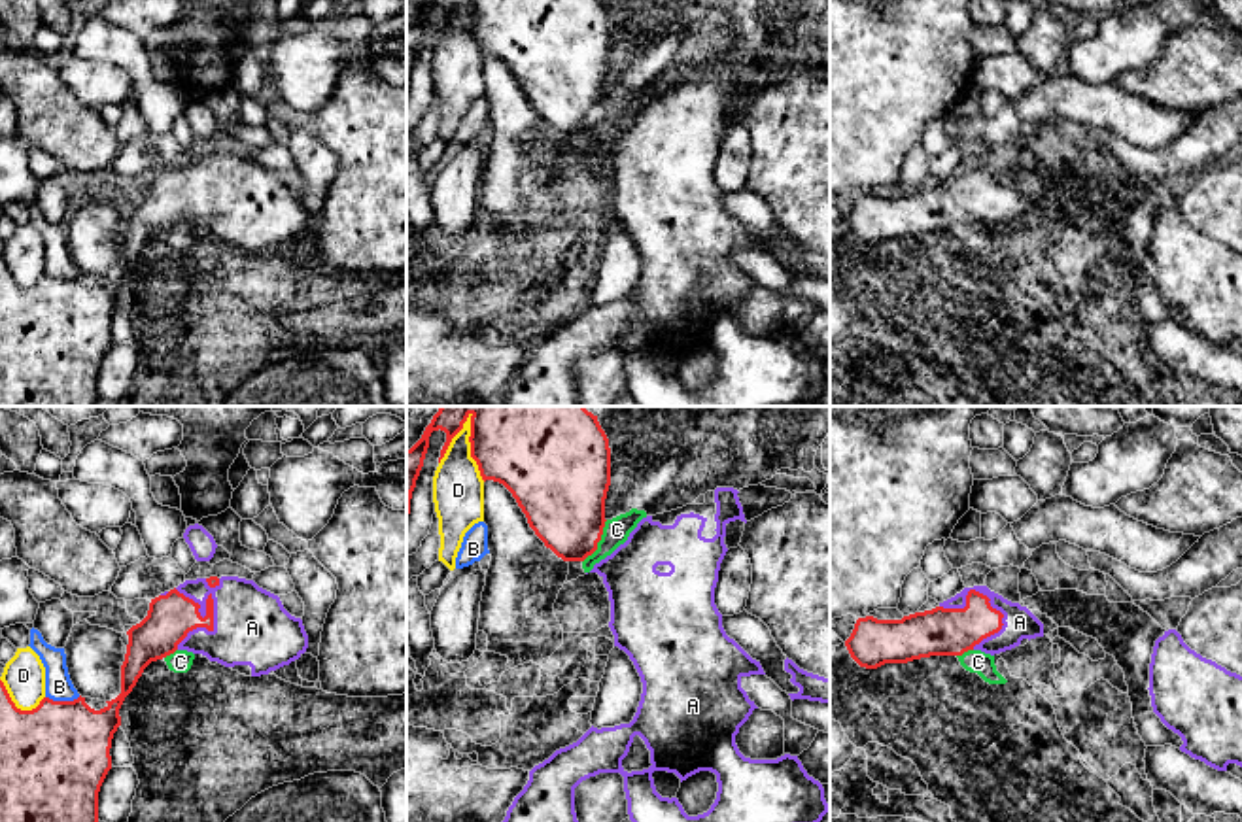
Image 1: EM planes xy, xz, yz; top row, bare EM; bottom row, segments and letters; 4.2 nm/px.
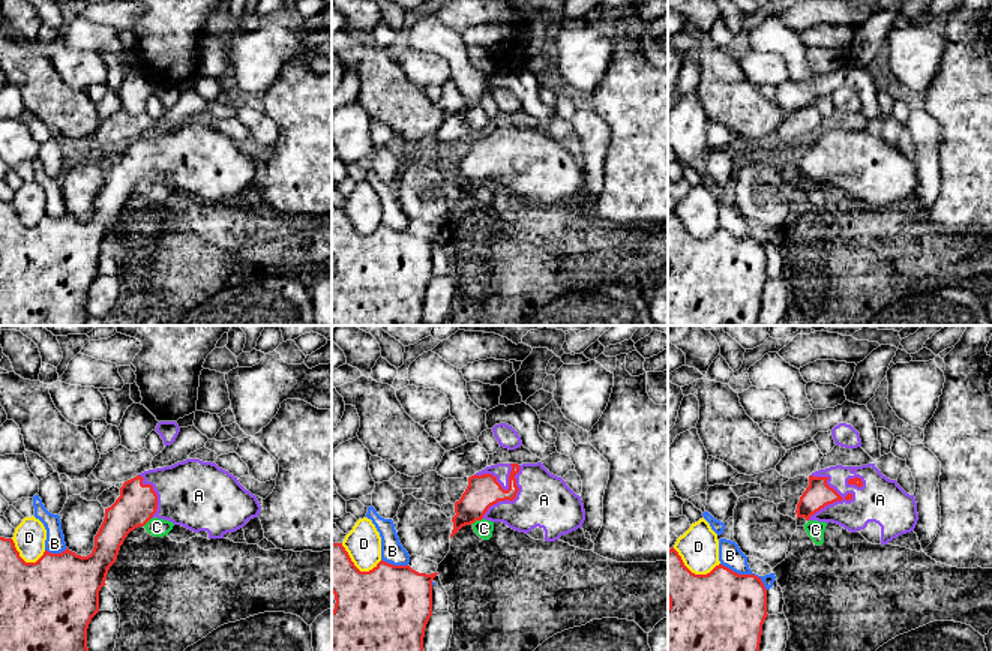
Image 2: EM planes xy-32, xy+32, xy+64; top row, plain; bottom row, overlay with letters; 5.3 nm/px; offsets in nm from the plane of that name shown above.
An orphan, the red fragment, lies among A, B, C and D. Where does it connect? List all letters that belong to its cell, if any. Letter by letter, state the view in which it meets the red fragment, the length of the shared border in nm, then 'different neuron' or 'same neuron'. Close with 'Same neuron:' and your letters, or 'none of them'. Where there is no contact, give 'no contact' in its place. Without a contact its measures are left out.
A: xy | 280 nm | same neuron
B: xy | 150 nm | different neuron
C: xz | 220 nm | different neuron
D: xy | 200 nm | different neuron
Same neuron: A

